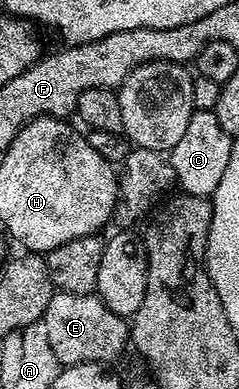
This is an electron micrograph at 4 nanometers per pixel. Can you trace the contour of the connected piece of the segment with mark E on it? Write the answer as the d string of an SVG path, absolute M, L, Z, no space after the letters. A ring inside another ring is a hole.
M56 291L40 321L47 325L52 352L62 367L93 361L114 363L110 361L128 349L127 318L116 315L97 295Z

